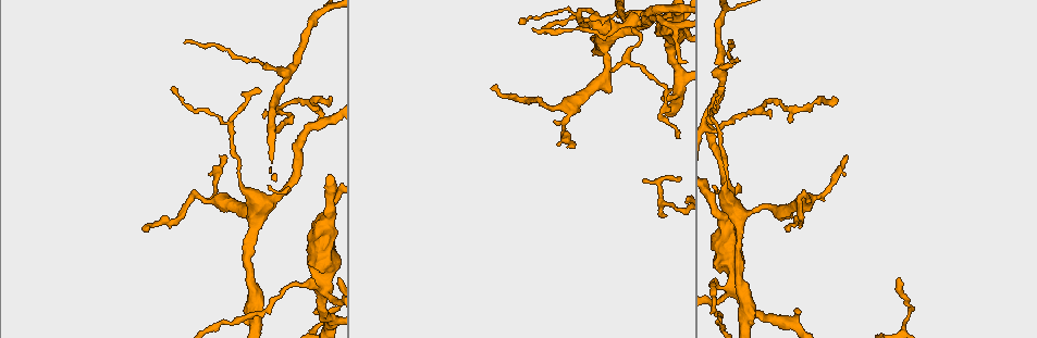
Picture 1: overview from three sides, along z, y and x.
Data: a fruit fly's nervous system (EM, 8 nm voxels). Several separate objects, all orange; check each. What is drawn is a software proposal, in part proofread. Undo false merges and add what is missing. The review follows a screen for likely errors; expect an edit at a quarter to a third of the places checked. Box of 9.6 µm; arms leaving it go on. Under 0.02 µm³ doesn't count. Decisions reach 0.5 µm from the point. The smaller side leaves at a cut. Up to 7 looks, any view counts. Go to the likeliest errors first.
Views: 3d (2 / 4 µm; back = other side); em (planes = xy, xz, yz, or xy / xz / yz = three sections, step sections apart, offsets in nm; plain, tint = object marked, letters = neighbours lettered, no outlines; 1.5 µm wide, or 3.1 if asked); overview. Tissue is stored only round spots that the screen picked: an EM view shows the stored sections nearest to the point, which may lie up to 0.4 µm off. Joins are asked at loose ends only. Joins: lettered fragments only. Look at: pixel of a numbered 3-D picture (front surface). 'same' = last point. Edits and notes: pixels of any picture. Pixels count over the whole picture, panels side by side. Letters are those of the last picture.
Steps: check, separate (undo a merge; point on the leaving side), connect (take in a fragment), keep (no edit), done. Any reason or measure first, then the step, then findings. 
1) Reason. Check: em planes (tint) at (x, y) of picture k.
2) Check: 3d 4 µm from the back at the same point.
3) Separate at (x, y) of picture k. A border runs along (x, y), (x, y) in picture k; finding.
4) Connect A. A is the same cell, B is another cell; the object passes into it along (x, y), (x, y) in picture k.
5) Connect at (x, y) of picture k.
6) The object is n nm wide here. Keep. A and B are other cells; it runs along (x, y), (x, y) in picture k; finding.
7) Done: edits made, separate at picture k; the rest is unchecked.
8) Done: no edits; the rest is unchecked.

Check: em yz step 8 (letters) at (220, 157) of picture 1.

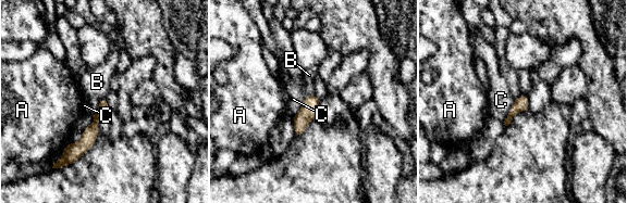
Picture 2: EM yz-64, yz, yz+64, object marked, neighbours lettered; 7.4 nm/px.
Keep. A, B and C are other cells; it runs along (103, 101), (88, 139), (71, 156) in picture 2; none of them fits.

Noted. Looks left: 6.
An open end. Check: em planes (tint) at (677, 136) of picture 1.

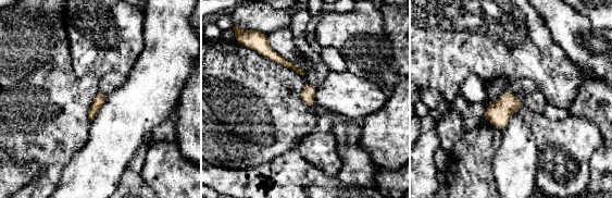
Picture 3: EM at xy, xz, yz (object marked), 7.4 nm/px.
What lies round it. Check: em planes (letters) at the same point.

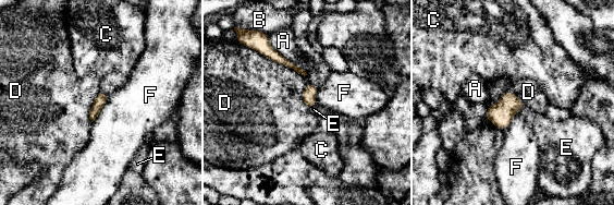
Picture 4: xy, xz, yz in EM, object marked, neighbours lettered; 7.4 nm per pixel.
The object is 90 nm wide here. Connect E. E is the same cell, A, B, C, D and F are other cells; the object passes into it along (501, 113), (519, 107), (544, 129) in picture 4; it goes on there.

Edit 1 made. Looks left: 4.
Check: overview.

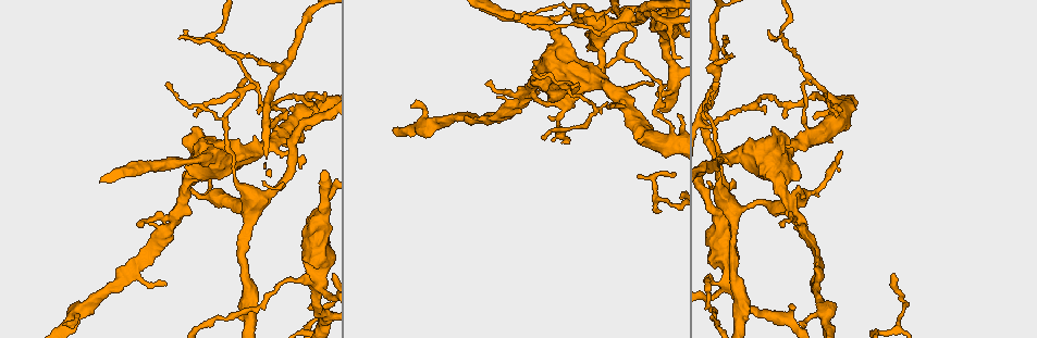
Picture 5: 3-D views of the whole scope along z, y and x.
Tapers out. Check: em xy step 8 (tint) at (299, 169) of picture 5.

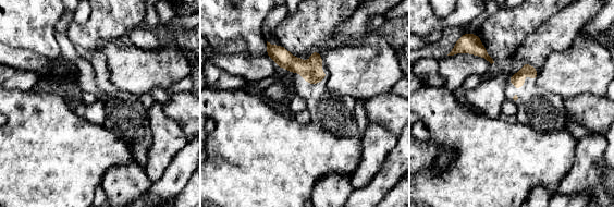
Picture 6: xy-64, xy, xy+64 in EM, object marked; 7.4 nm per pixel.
Check: em xy step 8 (letters) at the same point.

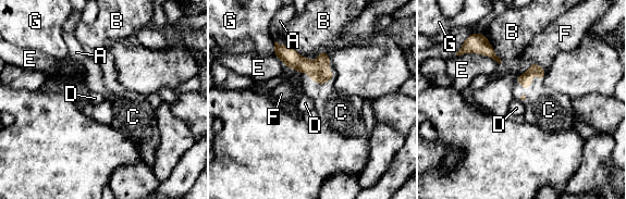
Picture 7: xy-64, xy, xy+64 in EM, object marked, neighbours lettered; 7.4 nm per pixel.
The longest contact is with E, 280 nm. Connect C. C is the same cell, A, B, D, E, F and G are other cells; it goes on there.

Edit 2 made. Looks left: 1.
Done: edits made, connect at picture 4, connect at picture 7; the rest is unchecked.

